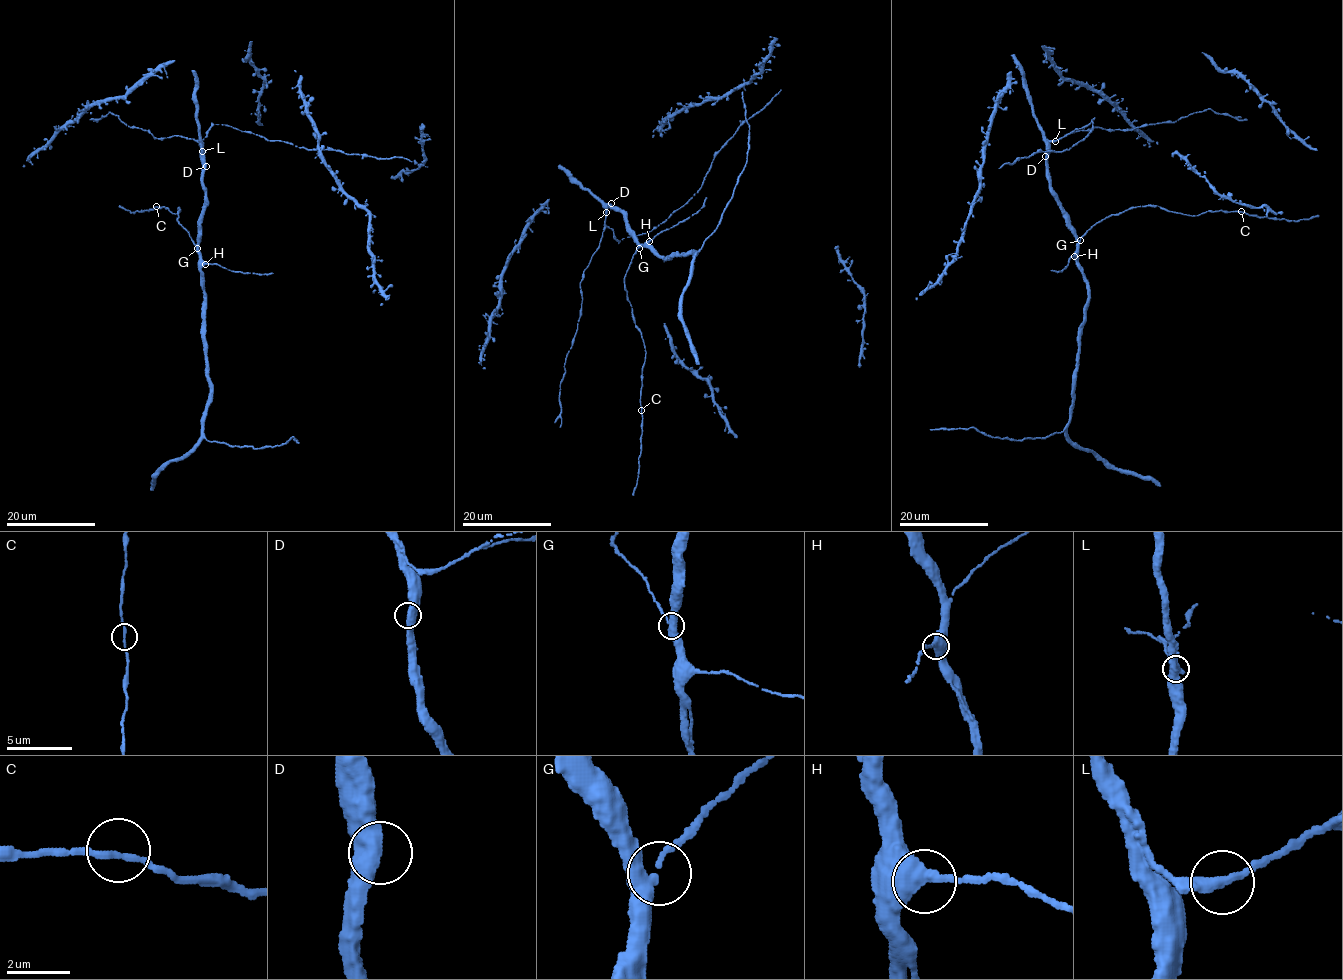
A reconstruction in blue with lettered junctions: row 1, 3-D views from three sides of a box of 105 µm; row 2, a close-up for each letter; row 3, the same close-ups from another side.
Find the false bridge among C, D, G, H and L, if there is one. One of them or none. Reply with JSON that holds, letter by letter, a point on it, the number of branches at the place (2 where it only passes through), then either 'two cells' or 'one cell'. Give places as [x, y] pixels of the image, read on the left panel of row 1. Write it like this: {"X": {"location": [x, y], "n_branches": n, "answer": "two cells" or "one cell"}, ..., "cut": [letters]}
{"C": {"location": [156, 206], "n_branches": 2, "answer": "one cell"}, "D": {"location": [206, 166], "n_branches": 2, "answer": "one cell"}, "G": {"location": [197, 248], "n_branches": 3, "answer": "one cell"}, "H": {"location": [205, 264], "n_branches": 2, "answer": "one cell"}, "L": {"location": [202, 151], "n_branches": 2, "answer": "one cell"}, "cut": []}

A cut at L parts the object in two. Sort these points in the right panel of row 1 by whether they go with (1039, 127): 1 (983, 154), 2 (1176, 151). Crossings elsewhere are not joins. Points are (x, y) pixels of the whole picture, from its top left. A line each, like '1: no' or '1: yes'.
1: yes
2: yes

